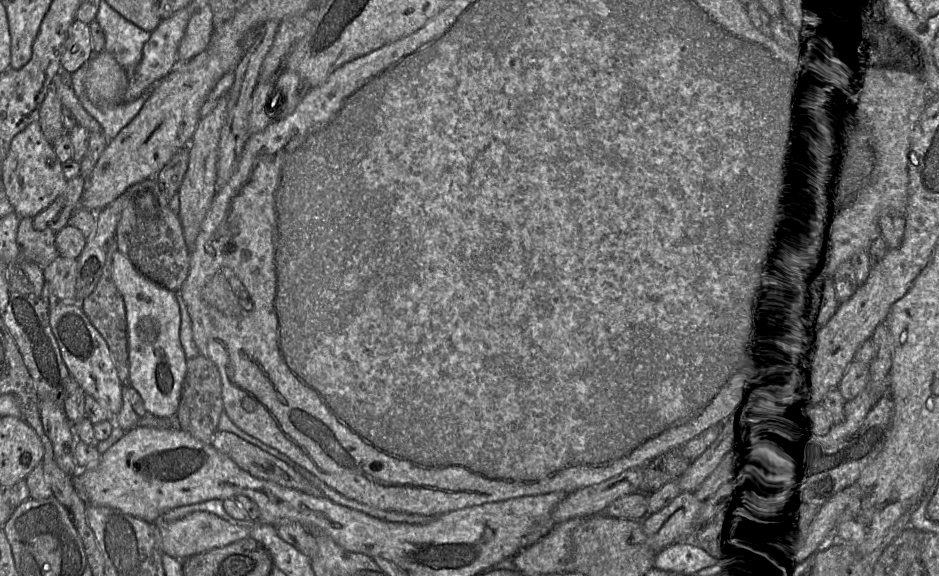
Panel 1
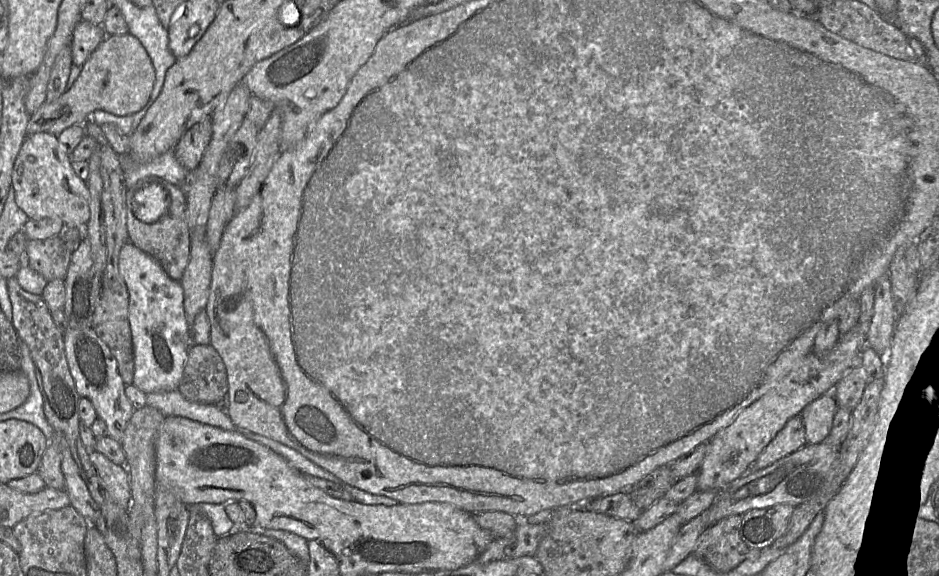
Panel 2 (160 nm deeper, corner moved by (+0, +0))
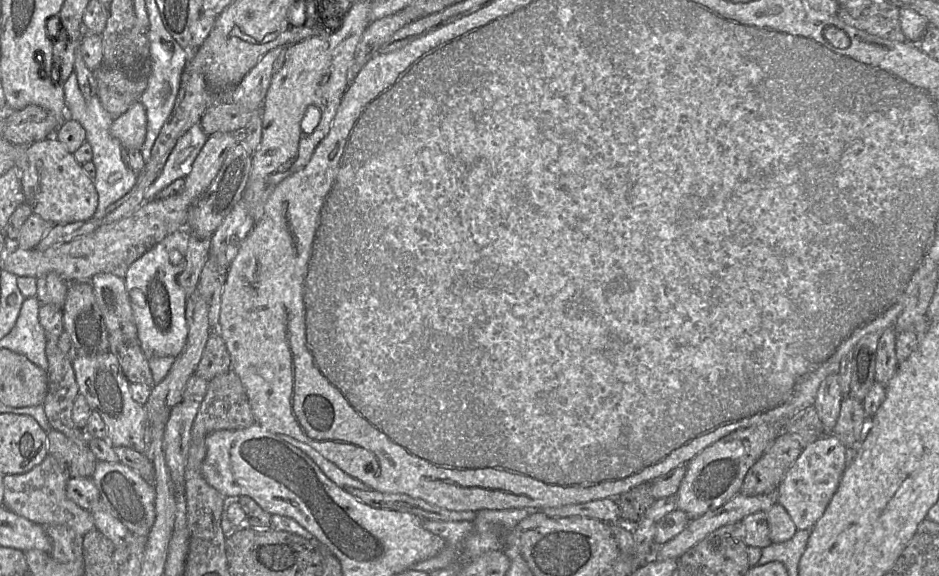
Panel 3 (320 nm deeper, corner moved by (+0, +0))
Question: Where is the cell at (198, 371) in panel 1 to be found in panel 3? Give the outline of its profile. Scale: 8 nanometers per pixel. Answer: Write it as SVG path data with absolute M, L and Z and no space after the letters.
M211 332L194 375L210 382L231 369L230 354L219 332Z

